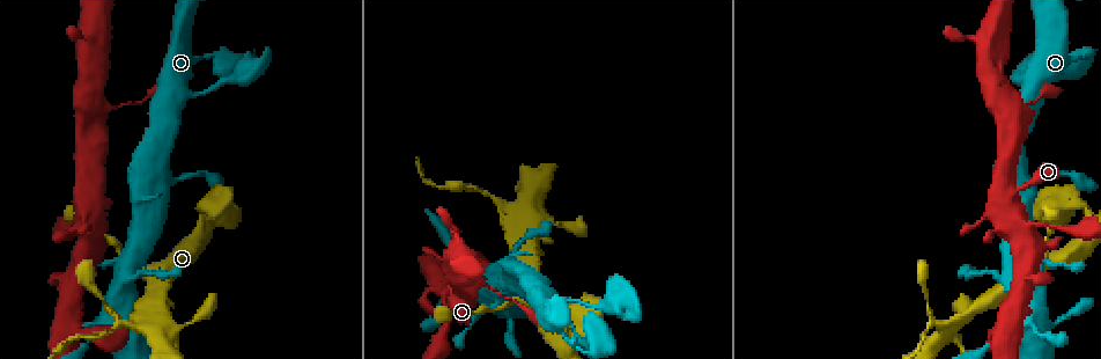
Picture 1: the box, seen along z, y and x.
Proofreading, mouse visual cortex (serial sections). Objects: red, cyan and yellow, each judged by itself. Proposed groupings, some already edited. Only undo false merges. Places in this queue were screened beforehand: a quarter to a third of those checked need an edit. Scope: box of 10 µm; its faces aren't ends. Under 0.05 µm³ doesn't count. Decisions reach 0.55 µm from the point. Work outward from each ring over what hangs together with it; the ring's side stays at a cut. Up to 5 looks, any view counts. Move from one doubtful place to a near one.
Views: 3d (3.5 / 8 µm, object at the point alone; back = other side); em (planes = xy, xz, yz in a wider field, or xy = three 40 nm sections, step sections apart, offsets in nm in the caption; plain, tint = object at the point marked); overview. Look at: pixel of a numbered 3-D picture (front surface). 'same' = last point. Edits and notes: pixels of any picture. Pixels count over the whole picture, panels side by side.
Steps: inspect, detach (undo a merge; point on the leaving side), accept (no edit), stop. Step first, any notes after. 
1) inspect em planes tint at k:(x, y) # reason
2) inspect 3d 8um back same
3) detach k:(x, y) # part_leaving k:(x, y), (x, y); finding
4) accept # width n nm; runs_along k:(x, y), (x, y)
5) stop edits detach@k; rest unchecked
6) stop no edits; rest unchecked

inspect 3d 3.5um back at 1:(509, 303) # sudden change in width

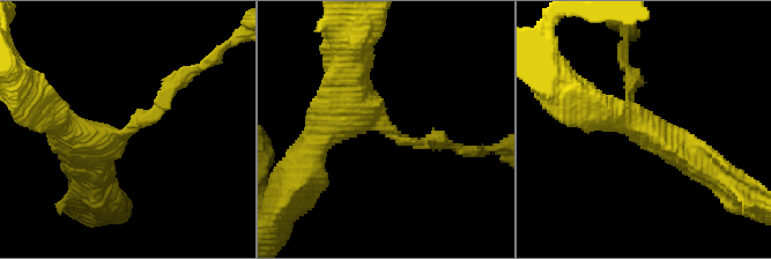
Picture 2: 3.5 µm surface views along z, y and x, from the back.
inspect em xy step 2 tint at 2:(386, 127) # now the EM

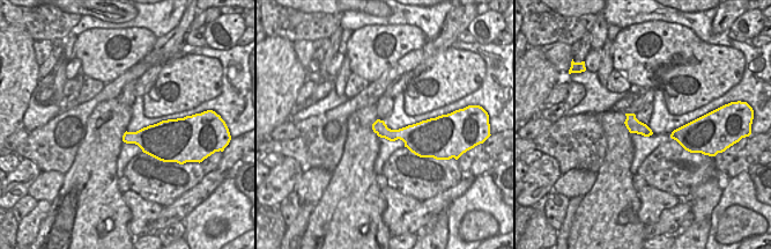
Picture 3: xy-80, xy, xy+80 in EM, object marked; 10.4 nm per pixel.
accept # runs_along 2:(62, 124), (123, 134), (179, 81); one cell here

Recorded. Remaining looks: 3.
inspect 3d 8um at 1:(487, 194) # branch point

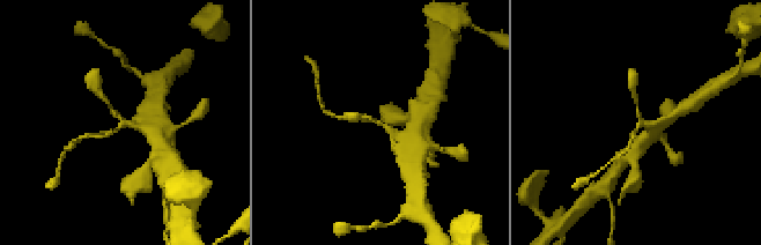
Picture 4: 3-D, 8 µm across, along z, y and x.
inspect 3d 3.5um same # zoom in

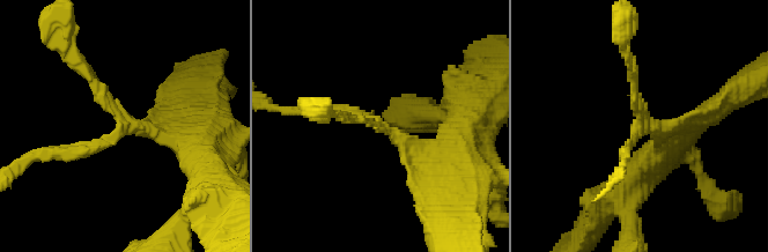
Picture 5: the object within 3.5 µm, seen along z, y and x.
inspect em xy step 3 tint at 5:(643, 125) # arms 3; arm_widths 150, 150, 250 nm; now the EM

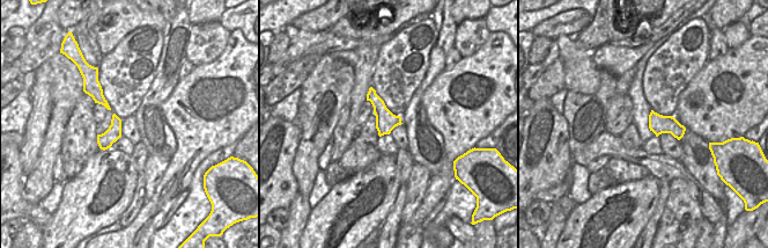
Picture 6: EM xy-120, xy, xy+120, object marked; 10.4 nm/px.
detach 5:(78, 154) # part_leaving 5:(112, 139), (23, 161); a second cell is stuck on

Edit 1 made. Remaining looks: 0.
stop edits detach@5; rest unchecked

